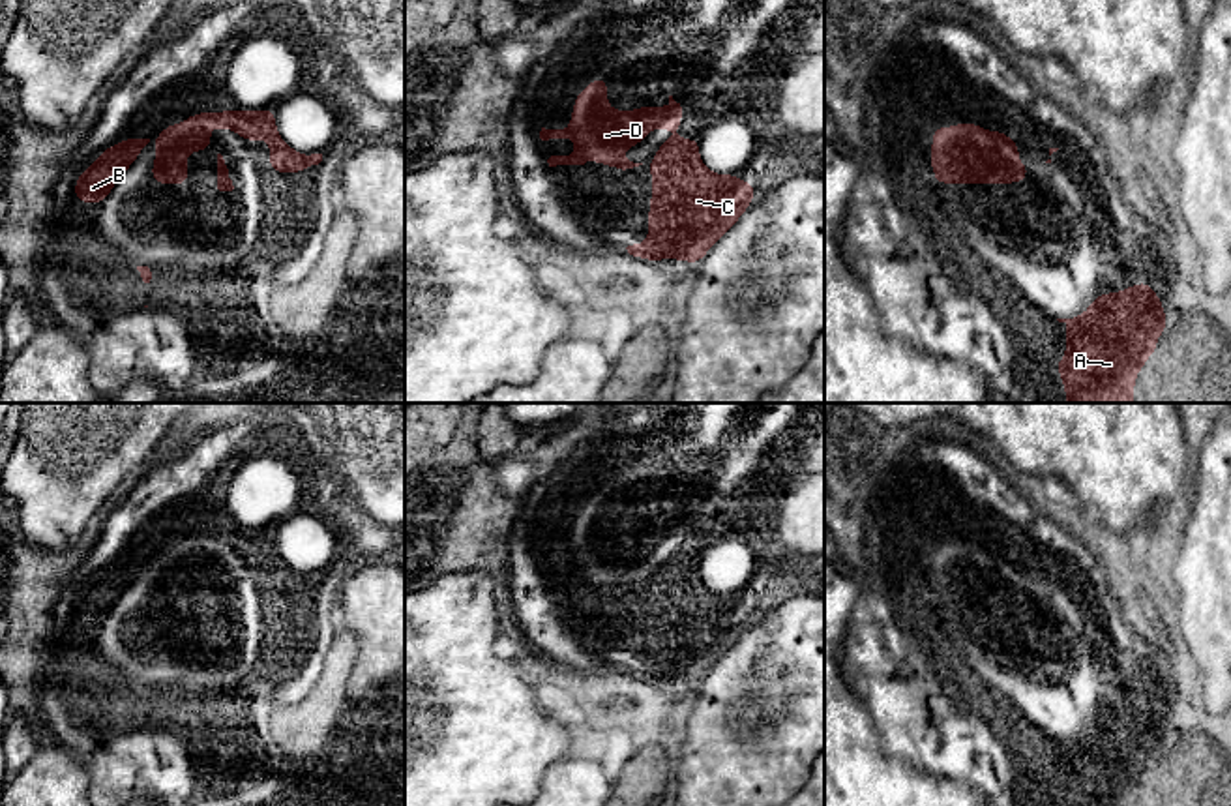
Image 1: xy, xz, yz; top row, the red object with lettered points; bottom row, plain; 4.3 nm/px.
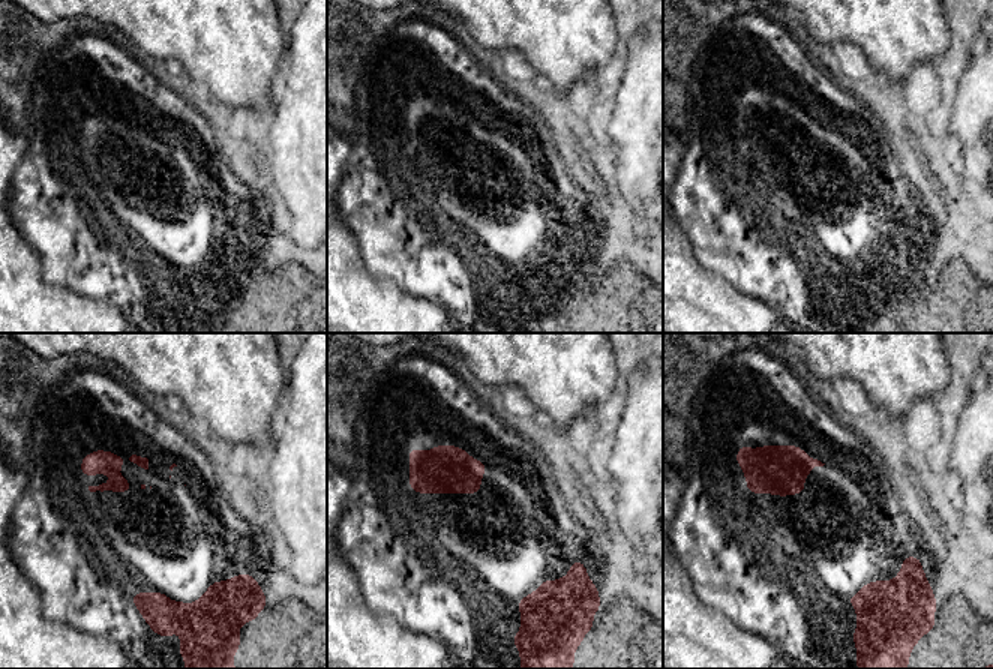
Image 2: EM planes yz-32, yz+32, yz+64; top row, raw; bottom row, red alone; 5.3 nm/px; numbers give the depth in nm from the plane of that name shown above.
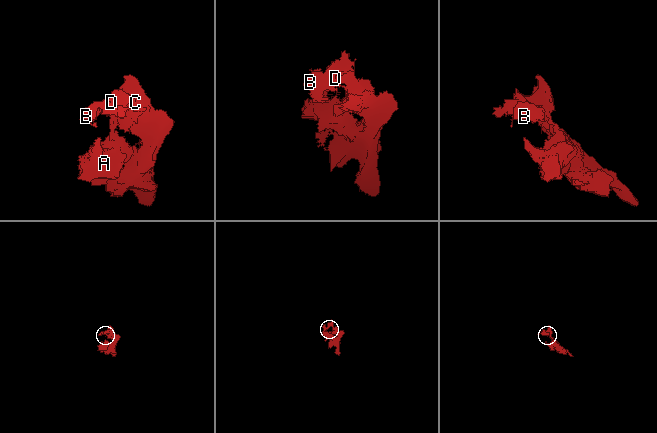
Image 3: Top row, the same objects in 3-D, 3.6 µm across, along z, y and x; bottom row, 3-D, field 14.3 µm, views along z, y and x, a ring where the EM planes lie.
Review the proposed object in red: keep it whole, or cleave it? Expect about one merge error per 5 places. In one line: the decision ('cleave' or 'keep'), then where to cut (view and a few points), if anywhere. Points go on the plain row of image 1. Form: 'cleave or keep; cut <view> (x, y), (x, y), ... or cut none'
keep; cut none

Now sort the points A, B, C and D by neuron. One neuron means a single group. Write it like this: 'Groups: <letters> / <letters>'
Groups: A B C D

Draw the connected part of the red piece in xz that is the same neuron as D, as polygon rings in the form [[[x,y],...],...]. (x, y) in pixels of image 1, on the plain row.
[[[596,497],[583,512],[577,514],[573,532],[571,532],[571,545],[568,549],[545,549],[541,547],[540,559],[575,559],[577,570],[571,575],[551,575],[547,579],[549,587],[556,585],[585,585],[588,579],[600,581],[613,589],[633,589],[643,583],[633,583],[628,577],[618,575],[618,570],[633,568],[639,564],[652,547],[661,549],[678,549],[675,559],[663,560],[658,568],[656,575],[650,579],[648,587],[652,592],[652,620],[648,630],[648,662],[646,664],[633,664],[628,665],[628,673],[639,677],[643,680],[663,680],[663,679],[680,679],[684,682],[701,682],[706,671],[738,641],[738,637],[748,630],[753,622],[753,613],[757,609],[755,604],[746,604],[740,600],[738,594],[716,594],[708,590],[703,581],[699,579],[699,564],[701,557],[691,559],[688,562],[682,560],[680,553],[682,544],[682,527],[669,515],[669,525],[665,529],[654,529],[646,523],[643,529],[631,529],[624,534],[620,529],[607,527],[607,497]]]

